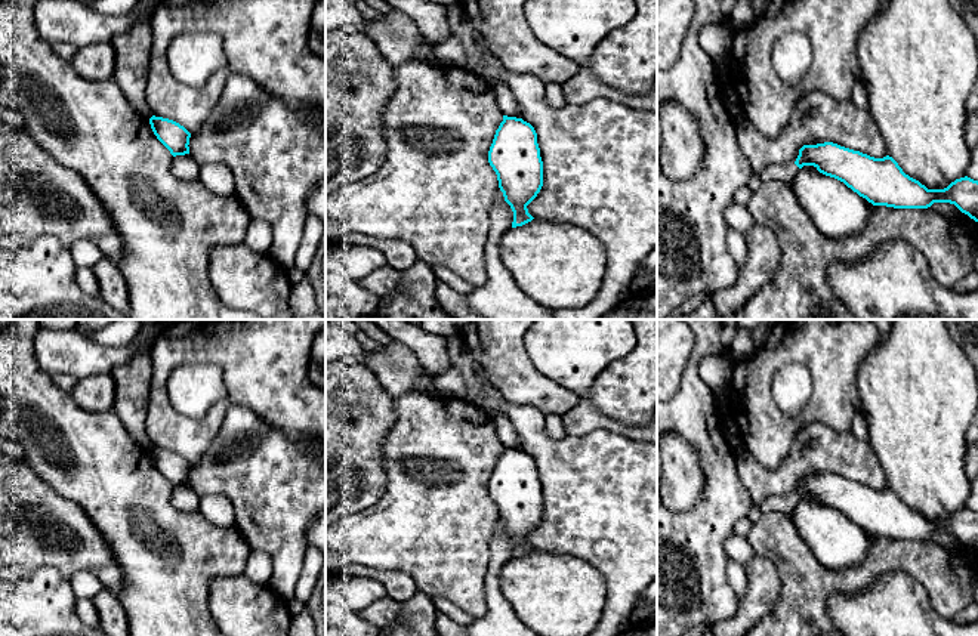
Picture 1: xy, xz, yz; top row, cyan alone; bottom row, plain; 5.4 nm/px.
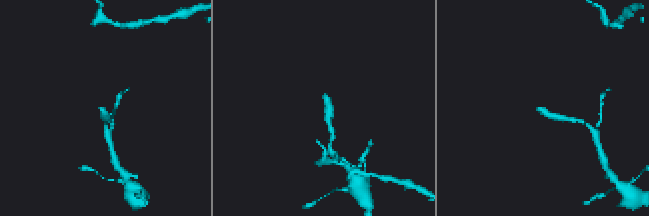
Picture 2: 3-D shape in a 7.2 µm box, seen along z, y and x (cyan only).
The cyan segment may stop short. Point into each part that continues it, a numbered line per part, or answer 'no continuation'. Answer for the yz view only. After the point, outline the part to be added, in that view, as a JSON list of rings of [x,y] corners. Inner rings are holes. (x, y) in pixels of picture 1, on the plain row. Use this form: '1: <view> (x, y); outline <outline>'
1: yz (784, 505); outline [[[795,494],[789,495],[771,495],[759,503],[761,512],[780,512],[792,518],[795,507],[800,504],[800,500]]]

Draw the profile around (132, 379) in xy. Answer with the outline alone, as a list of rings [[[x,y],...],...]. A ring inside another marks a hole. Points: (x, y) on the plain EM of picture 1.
[[[151,346],[135,353],[111,373],[115,382],[112,411],[121,419],[133,441],[146,450],[152,448],[146,435],[146,405],[152,377],[149,349]]]

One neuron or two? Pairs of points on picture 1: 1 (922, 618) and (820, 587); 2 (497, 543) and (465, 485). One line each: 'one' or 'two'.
1: two
2: two

